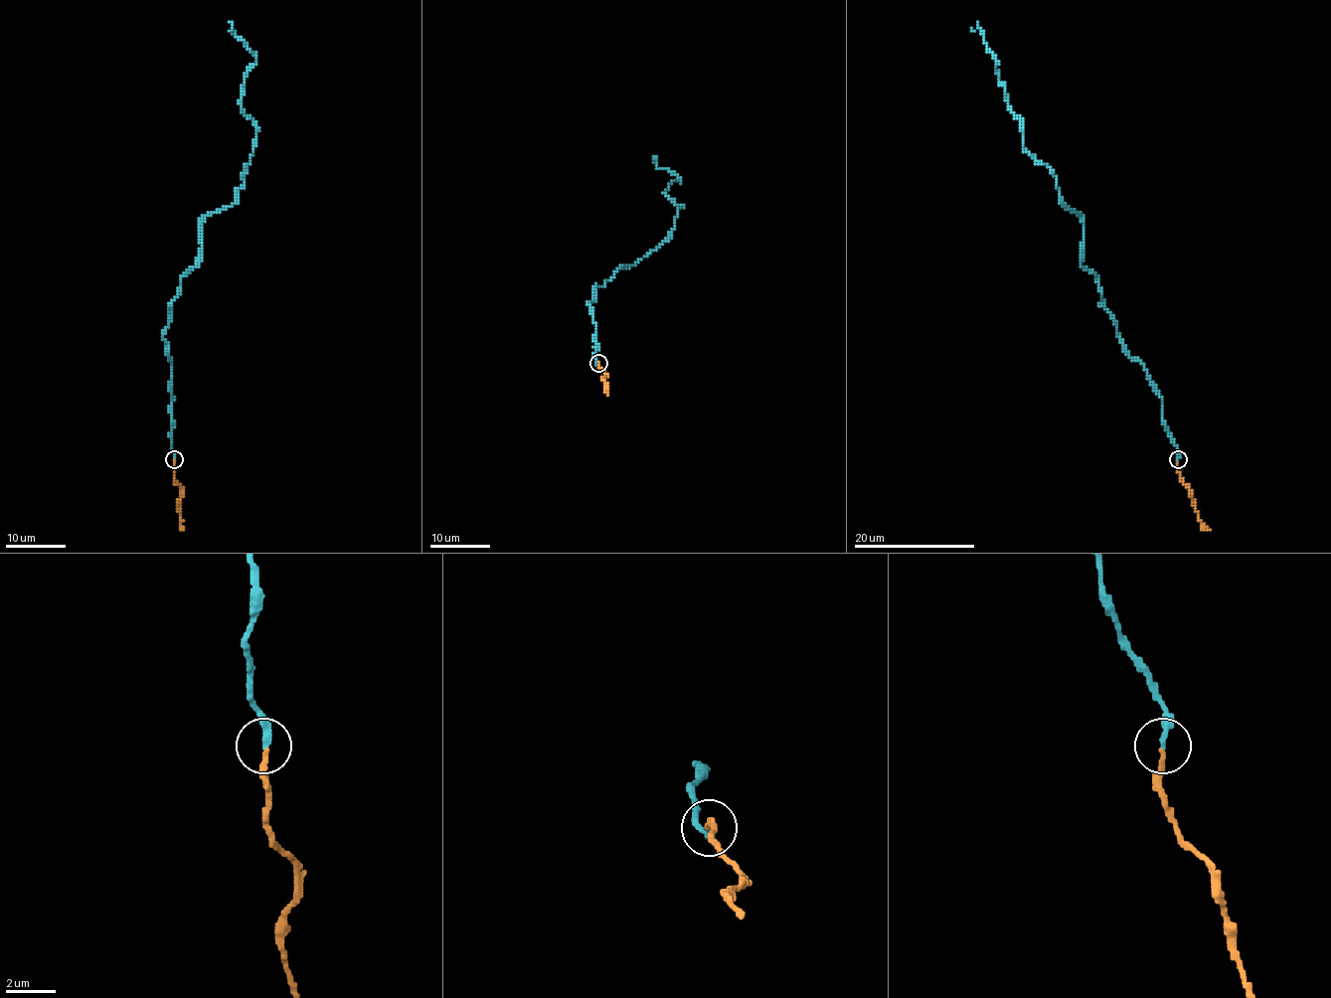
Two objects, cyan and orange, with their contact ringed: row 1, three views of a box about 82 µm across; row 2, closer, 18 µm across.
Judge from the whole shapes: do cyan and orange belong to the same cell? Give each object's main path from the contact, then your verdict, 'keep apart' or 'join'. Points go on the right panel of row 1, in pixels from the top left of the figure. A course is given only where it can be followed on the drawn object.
cyan runs (1178, 459), (1159, 395), (1080, 264), (1083, 222), (1024, 146), (976, 21); orange runs (1178, 459), (1181, 480), (1190, 490), (1194, 511), (1201, 523), (1210, 529); join

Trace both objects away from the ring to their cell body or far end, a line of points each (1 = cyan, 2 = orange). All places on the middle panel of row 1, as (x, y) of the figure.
1: (597, 363), (593, 290), (667, 242), (681, 207), (664, 193), (681, 180), (654, 161)
2: (599, 363), (605, 375), (602, 379), (607, 395)

